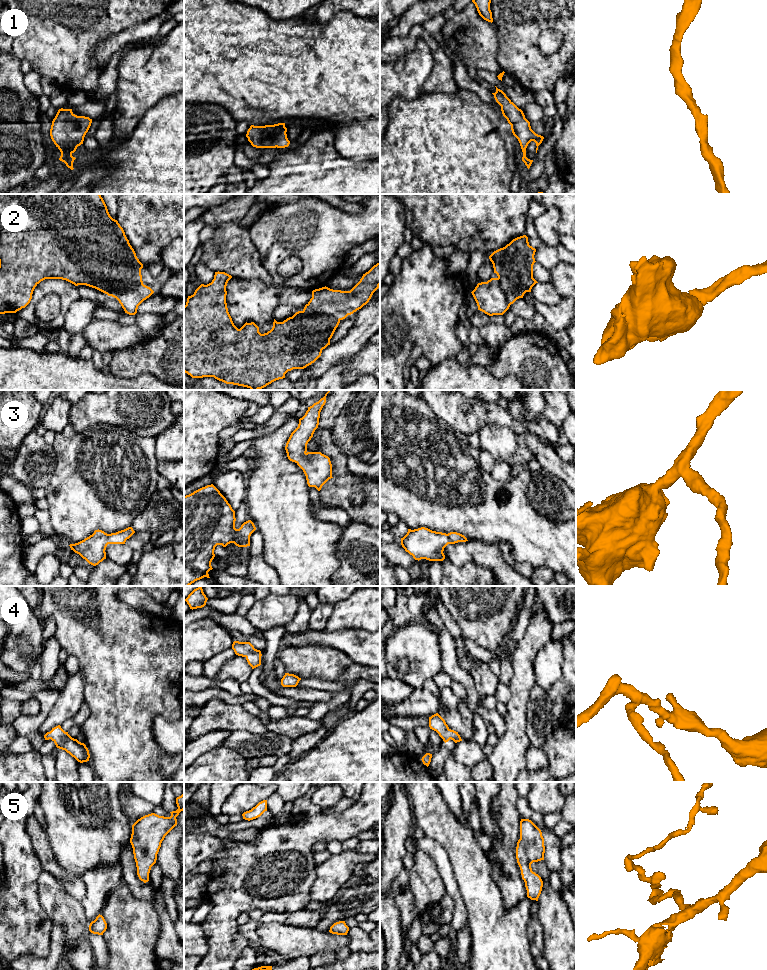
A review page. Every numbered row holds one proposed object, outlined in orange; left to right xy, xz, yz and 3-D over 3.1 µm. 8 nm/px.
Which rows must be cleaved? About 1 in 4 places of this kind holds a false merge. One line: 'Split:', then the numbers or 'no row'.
Split: no row

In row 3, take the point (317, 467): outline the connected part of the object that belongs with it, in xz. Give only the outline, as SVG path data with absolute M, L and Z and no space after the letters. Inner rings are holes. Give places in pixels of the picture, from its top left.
M330 391L318 402L308 407L285 446L288 459L295 462L303 470L308 486L315 487L318 491L329 479L333 478L332 464L330 458L321 452L308 452L307 444L318 428L320 412Z

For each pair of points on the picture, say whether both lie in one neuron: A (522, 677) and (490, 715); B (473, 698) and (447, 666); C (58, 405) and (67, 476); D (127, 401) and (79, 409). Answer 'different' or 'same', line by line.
A: different
B: same
C: different
D: same

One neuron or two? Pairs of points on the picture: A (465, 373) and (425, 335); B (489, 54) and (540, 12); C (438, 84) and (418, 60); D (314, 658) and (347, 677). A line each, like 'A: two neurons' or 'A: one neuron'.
A: two neurons
B: two neurons
C: two neurons
D: one neuron

